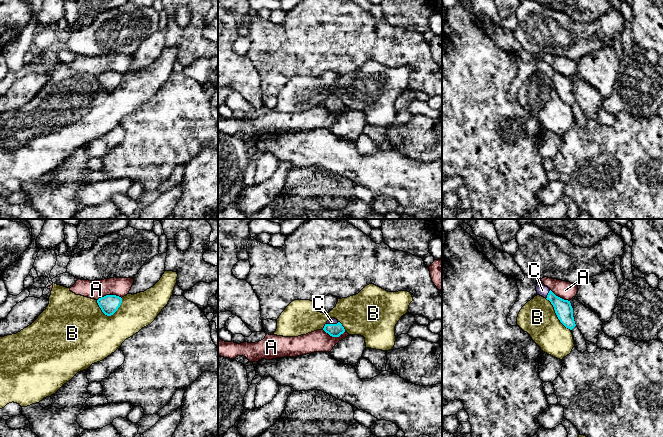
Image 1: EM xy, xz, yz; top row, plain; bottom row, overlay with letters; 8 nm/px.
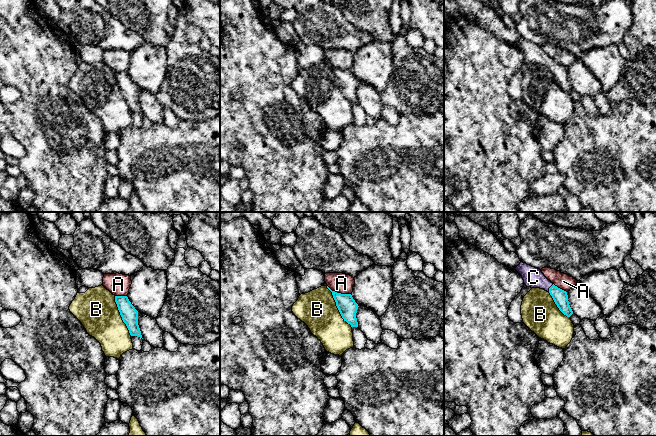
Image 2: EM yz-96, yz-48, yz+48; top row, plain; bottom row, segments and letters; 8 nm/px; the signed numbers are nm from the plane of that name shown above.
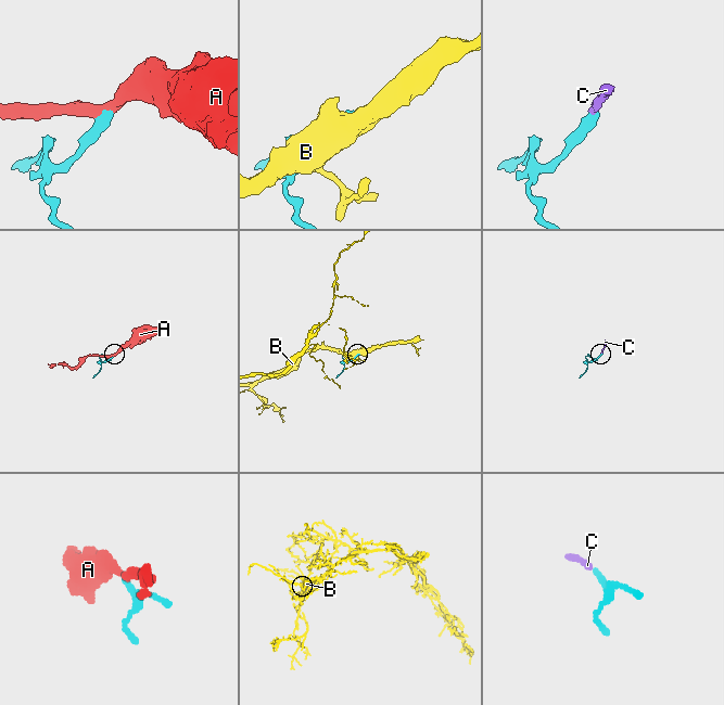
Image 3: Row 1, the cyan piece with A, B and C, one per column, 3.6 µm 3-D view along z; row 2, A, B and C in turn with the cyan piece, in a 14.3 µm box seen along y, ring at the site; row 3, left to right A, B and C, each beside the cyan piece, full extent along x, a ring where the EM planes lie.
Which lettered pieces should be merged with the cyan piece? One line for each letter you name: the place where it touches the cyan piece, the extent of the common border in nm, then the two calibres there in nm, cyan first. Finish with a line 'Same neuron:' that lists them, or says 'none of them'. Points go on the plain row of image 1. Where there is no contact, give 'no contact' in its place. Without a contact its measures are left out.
C: meets cyan in yz at (548, 70); contact 80 nm long; 140 nm thick on the cyan side, 90 nm on the other
Same neuron: C

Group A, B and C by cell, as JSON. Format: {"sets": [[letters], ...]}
{"sets": [["A"], ["B"], ["C"]]}

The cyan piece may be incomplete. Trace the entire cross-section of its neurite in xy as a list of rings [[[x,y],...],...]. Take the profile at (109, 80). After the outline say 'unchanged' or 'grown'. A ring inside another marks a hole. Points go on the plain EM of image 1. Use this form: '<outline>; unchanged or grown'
[[[106,71],[97,76],[102,88],[107,91],[113,91],[122,79],[122,74],[116,71]]]; unchanged

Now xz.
[[[331,94],[325,100],[323,106],[332,113],[339,113],[345,108],[342,100],[335,94]]]; grown

